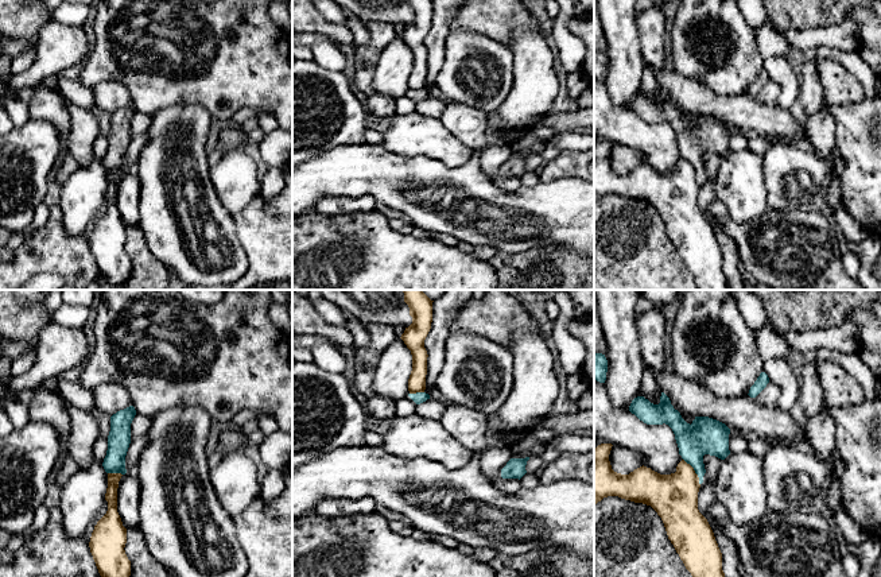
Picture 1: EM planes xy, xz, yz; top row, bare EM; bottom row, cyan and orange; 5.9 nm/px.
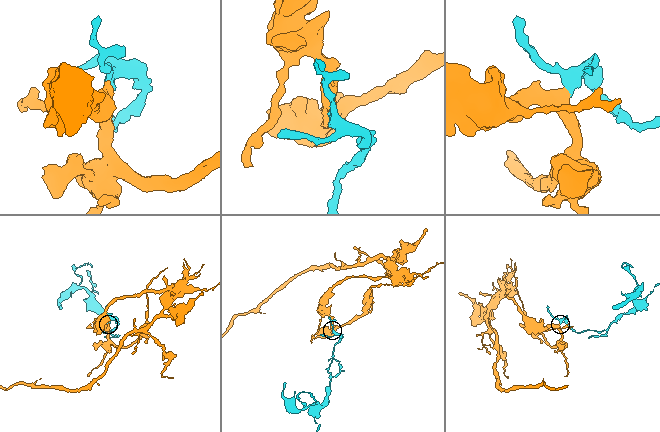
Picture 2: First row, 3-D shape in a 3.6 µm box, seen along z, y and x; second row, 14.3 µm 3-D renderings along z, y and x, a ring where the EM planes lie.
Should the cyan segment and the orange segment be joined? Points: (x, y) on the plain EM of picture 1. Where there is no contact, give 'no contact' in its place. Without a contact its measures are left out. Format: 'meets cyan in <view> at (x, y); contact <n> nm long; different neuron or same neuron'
meets cyan in yz at (695, 170); contact 190 nm long; different neuron

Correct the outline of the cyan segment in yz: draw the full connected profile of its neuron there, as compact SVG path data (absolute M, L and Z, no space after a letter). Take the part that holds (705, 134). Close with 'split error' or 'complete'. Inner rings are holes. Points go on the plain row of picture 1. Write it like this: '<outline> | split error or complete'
M661 90L659 102L651 101L644 94L634 96L629 109L647 123L665 121L672 127L679 152L694 166L699 175L699 182L703 181L706 171L705 152L715 154L721 158L730 152L730 127L725 121L709 115L695 115L691 123L687 121L664 90Z | complete

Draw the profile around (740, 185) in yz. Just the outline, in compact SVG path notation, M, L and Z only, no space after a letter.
M749 148L730 151L721 162L715 179L715 198L723 202L729 218L745 224L768 209L762 177L762 155Z

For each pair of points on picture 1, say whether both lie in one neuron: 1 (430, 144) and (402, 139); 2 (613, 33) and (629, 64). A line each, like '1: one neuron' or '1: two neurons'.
1: one neuron
2: one neuron

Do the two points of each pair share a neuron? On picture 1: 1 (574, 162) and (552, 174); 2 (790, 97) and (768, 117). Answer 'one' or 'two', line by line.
1: one
2: two

